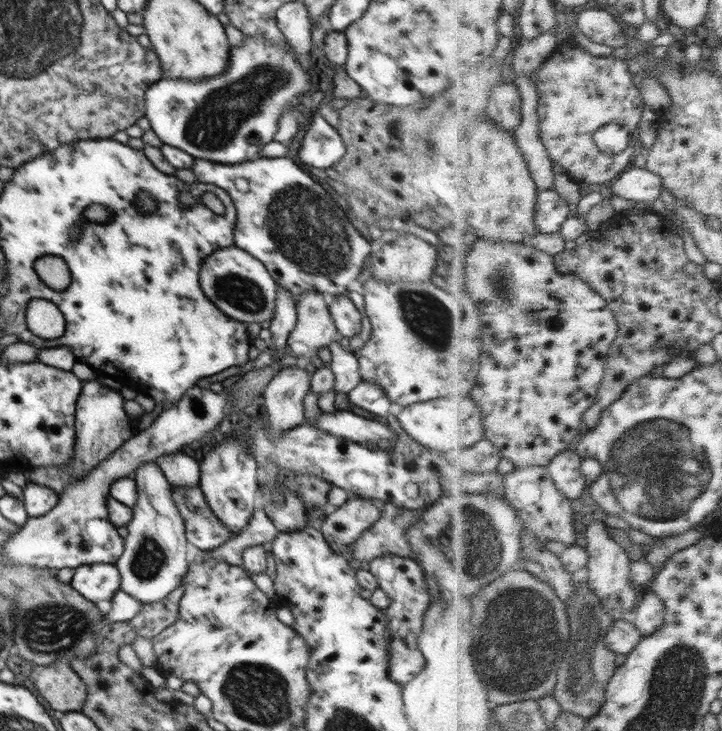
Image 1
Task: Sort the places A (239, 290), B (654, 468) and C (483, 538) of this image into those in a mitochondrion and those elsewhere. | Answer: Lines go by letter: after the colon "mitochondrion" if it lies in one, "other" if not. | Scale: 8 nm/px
A: mitochondrion
B: mitochondrion
C: mitochondrion

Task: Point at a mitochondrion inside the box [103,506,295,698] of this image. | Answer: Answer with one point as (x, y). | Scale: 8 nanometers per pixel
(149, 558)

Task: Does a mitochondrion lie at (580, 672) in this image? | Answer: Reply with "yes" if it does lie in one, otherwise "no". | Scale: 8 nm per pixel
yes

